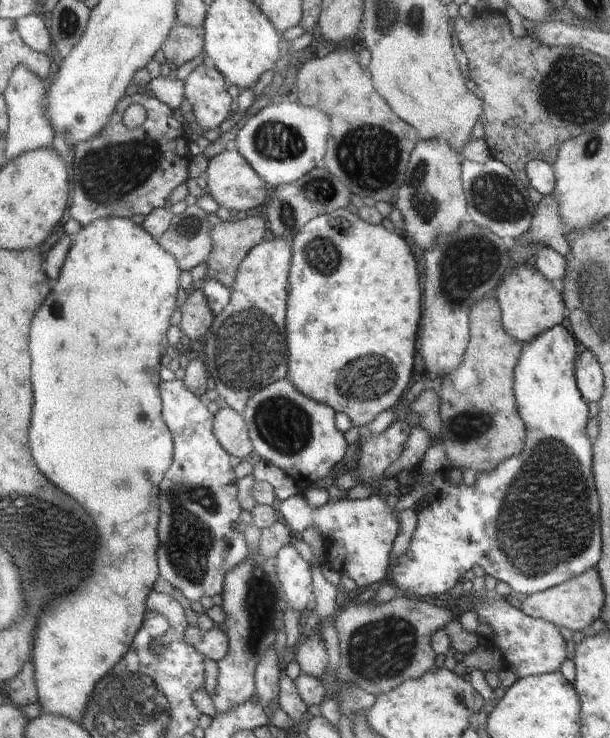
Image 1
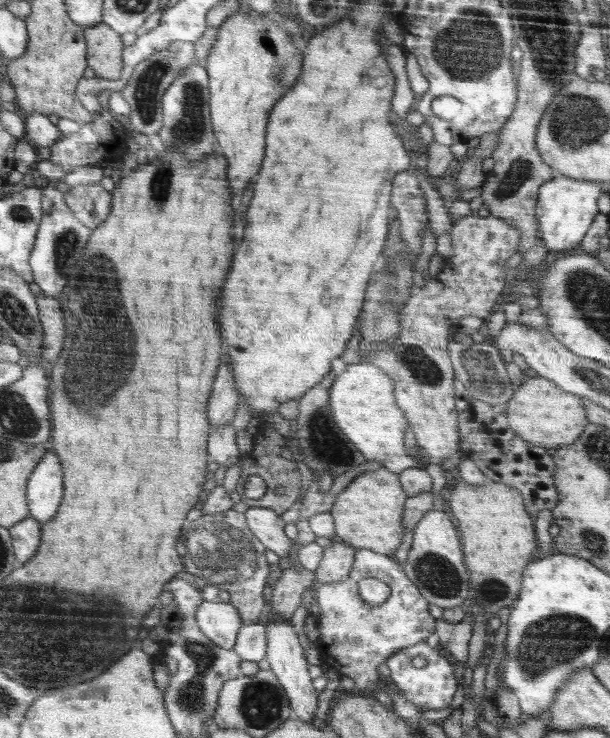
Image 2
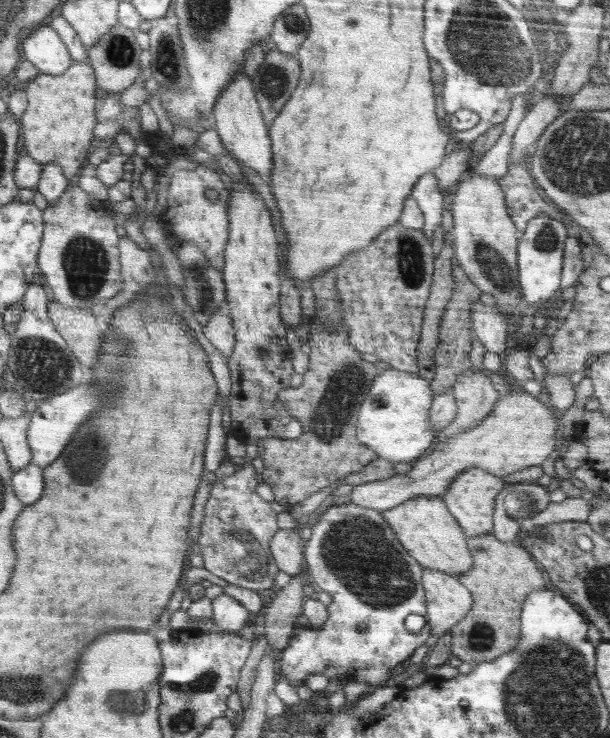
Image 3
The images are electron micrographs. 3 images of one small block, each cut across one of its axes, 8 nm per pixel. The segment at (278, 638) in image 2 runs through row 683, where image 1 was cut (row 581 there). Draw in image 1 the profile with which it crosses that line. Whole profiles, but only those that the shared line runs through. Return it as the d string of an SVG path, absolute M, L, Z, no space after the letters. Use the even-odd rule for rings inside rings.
M290 542L275 557L277 576L284 592L288 608L302 615L312 600L312 580L310 566L298 554L298 550Z

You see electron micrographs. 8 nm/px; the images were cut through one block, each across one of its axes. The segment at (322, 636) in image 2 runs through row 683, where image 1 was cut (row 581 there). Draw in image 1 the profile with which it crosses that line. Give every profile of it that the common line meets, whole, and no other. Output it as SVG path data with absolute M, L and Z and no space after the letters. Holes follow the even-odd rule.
M297 494L277 502L278 514L287 528L293 532L303 532L314 526L324 541L323 564L340 575L346 574L359 588L366 590L368 584L380 582L390 568L390 548L398 534L398 516L390 504L372 495L364 500L340 499L339 502L328 501L320 508L312 508L302 494Z

